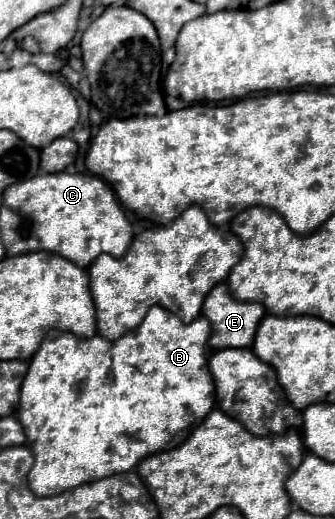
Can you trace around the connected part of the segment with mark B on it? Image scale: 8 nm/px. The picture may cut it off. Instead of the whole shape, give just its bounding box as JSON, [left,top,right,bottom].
[19,305,215,497]

